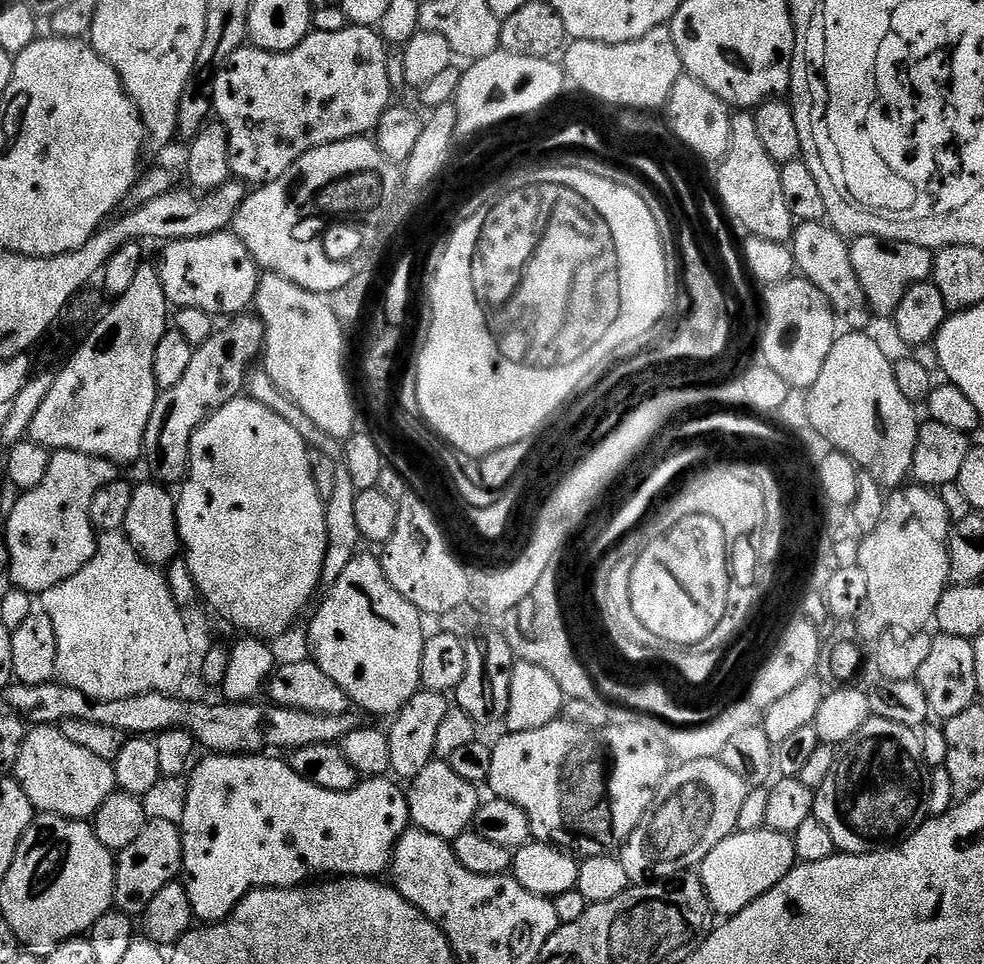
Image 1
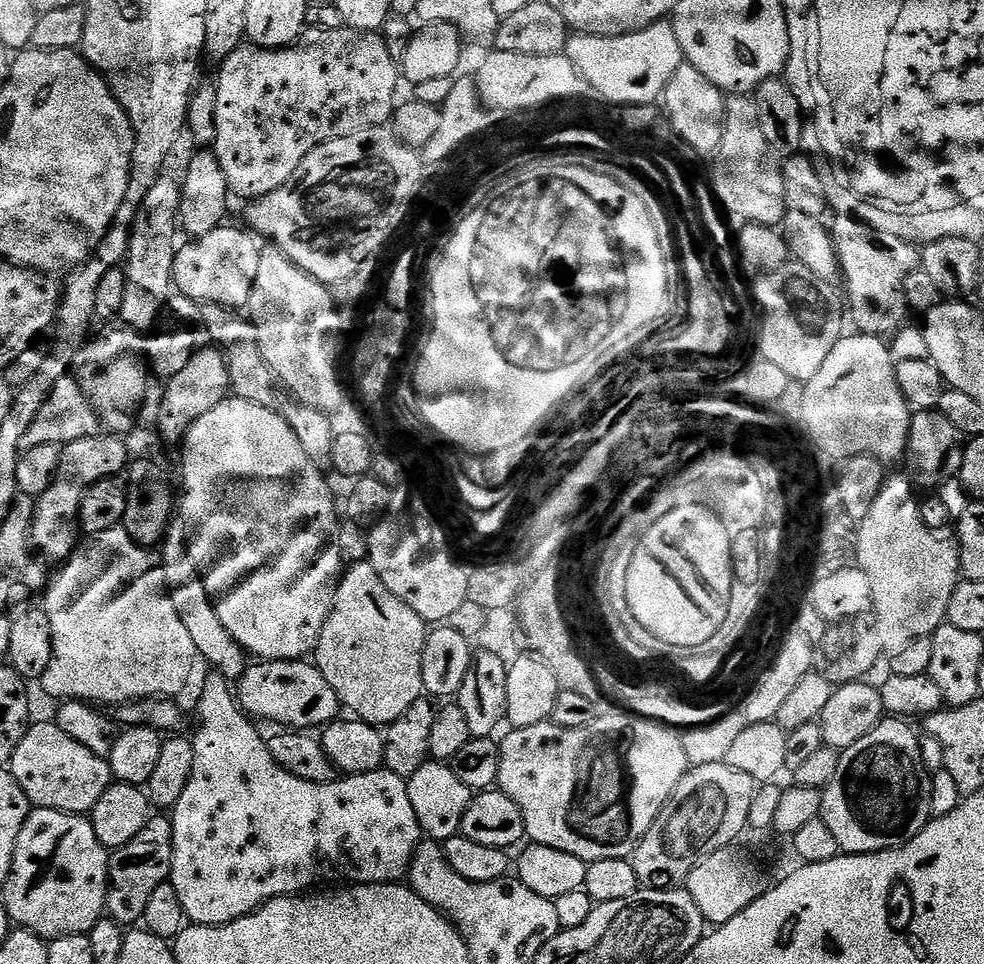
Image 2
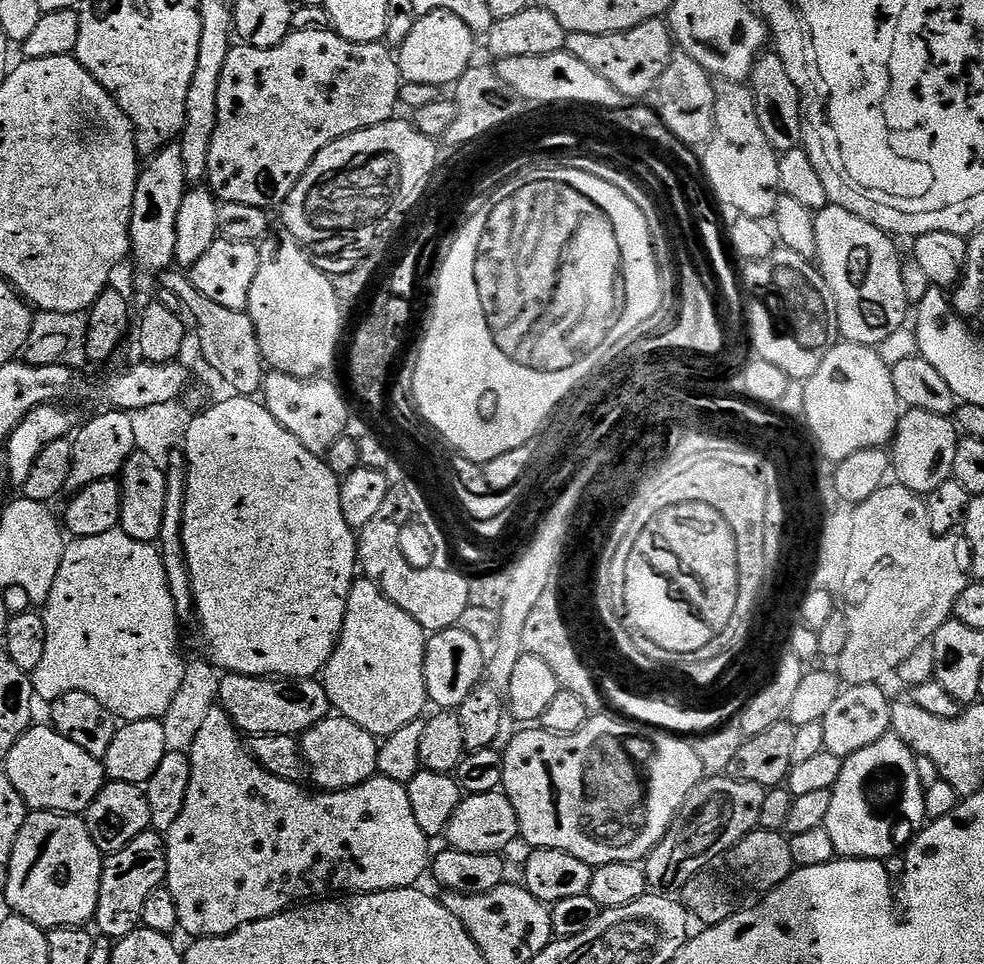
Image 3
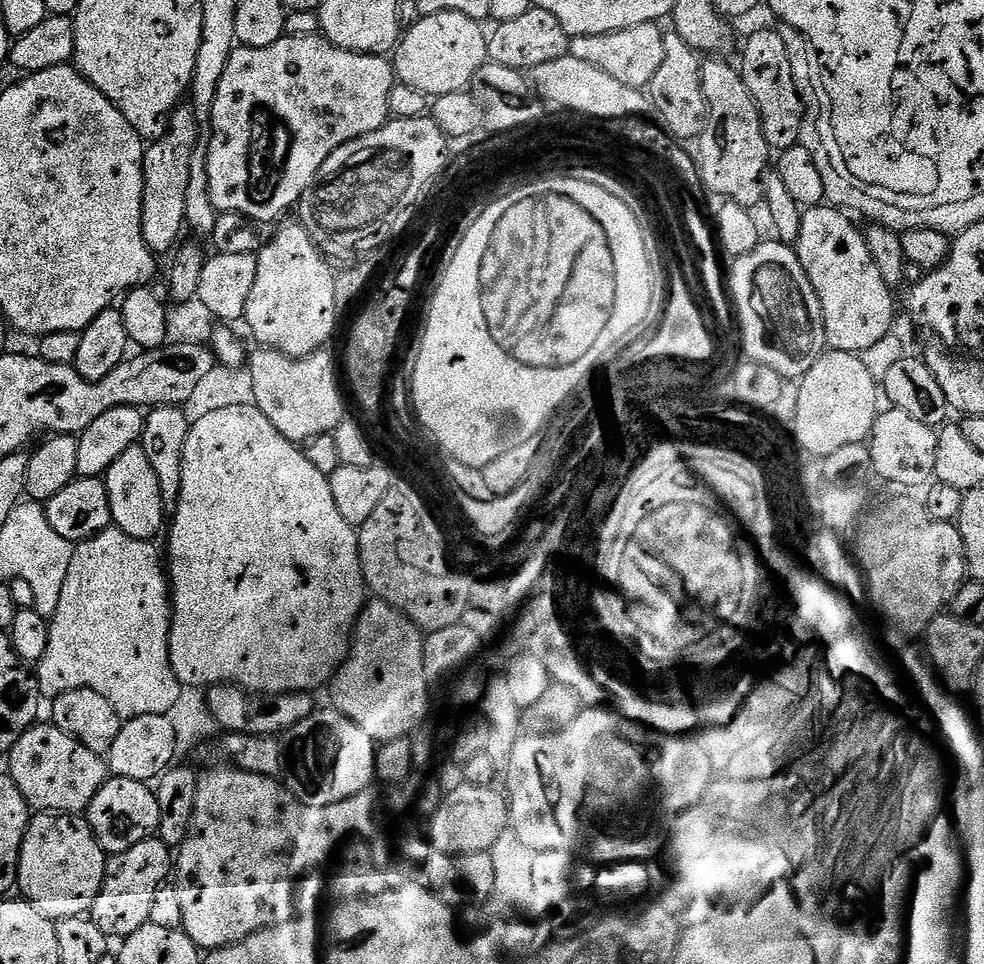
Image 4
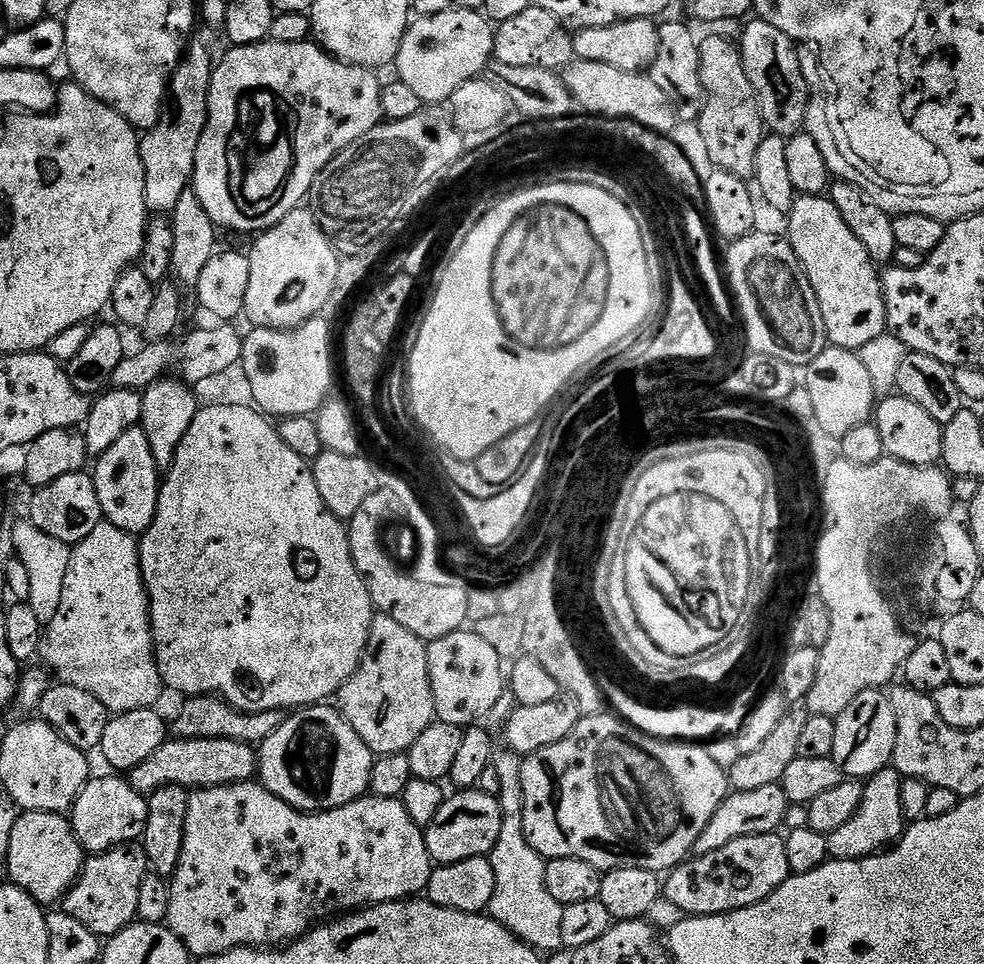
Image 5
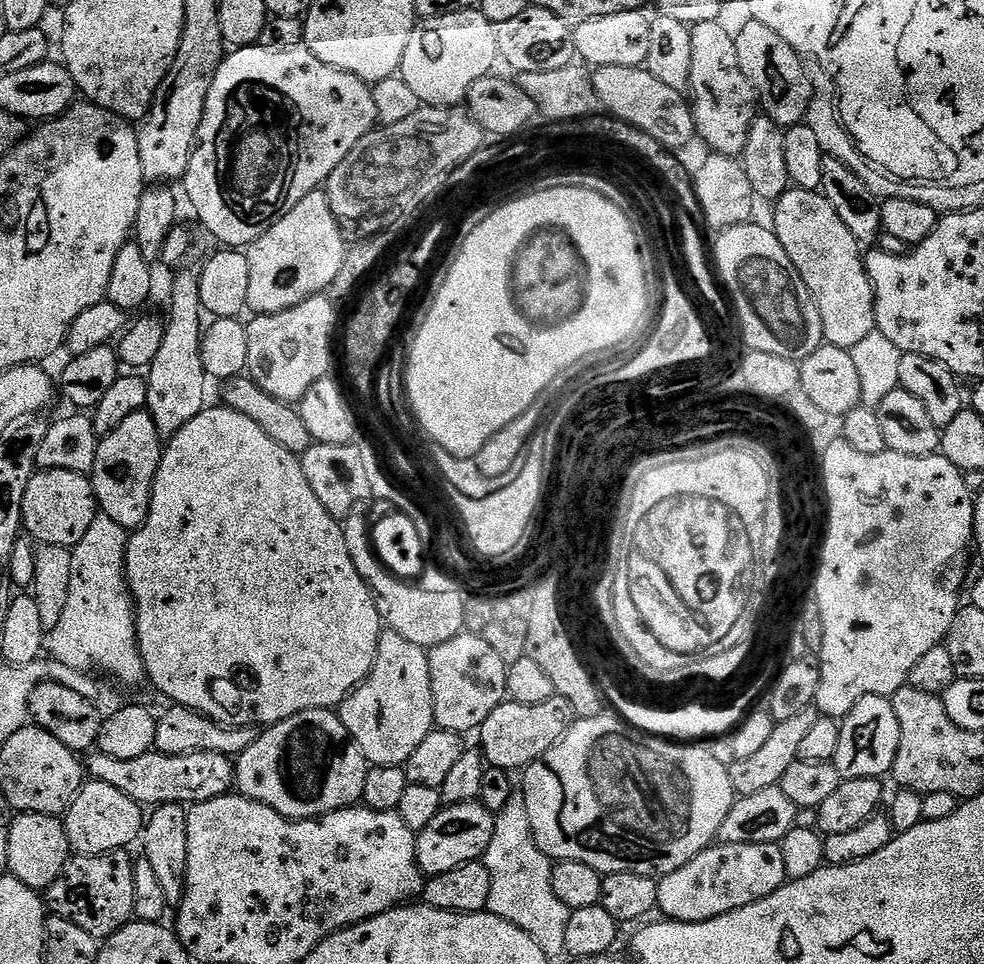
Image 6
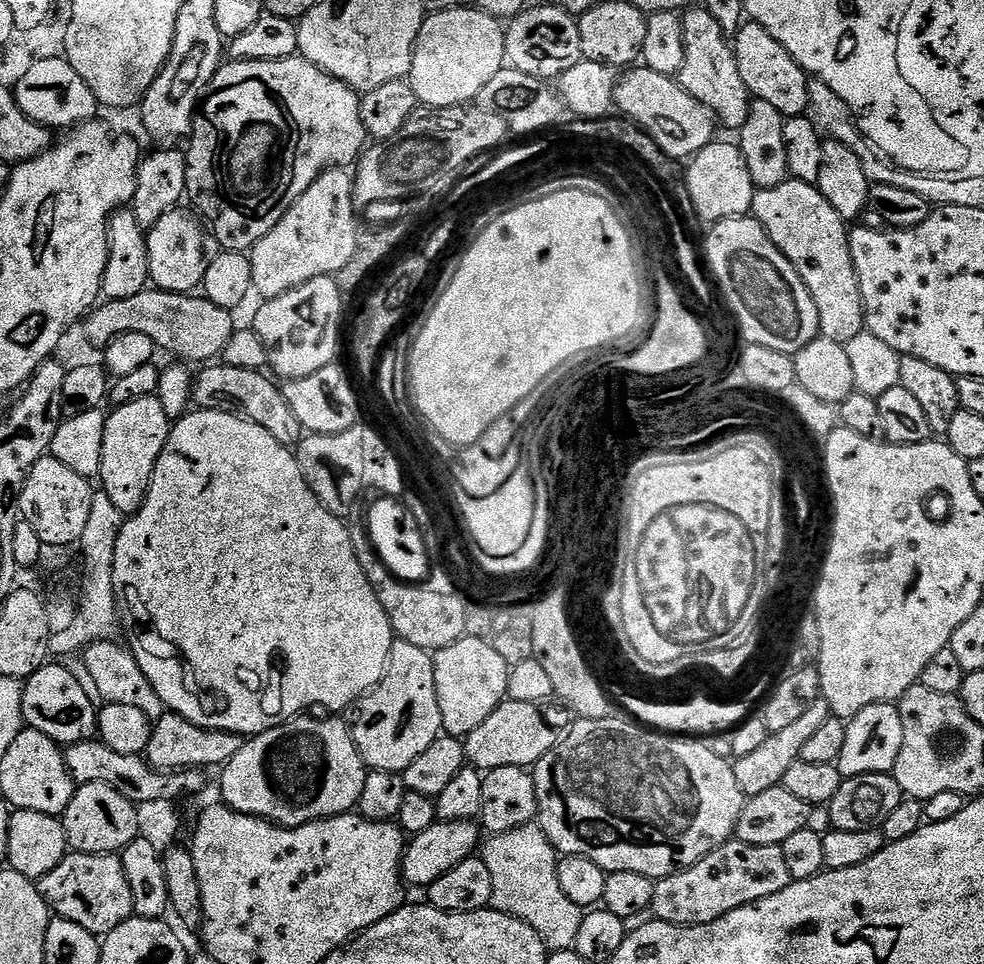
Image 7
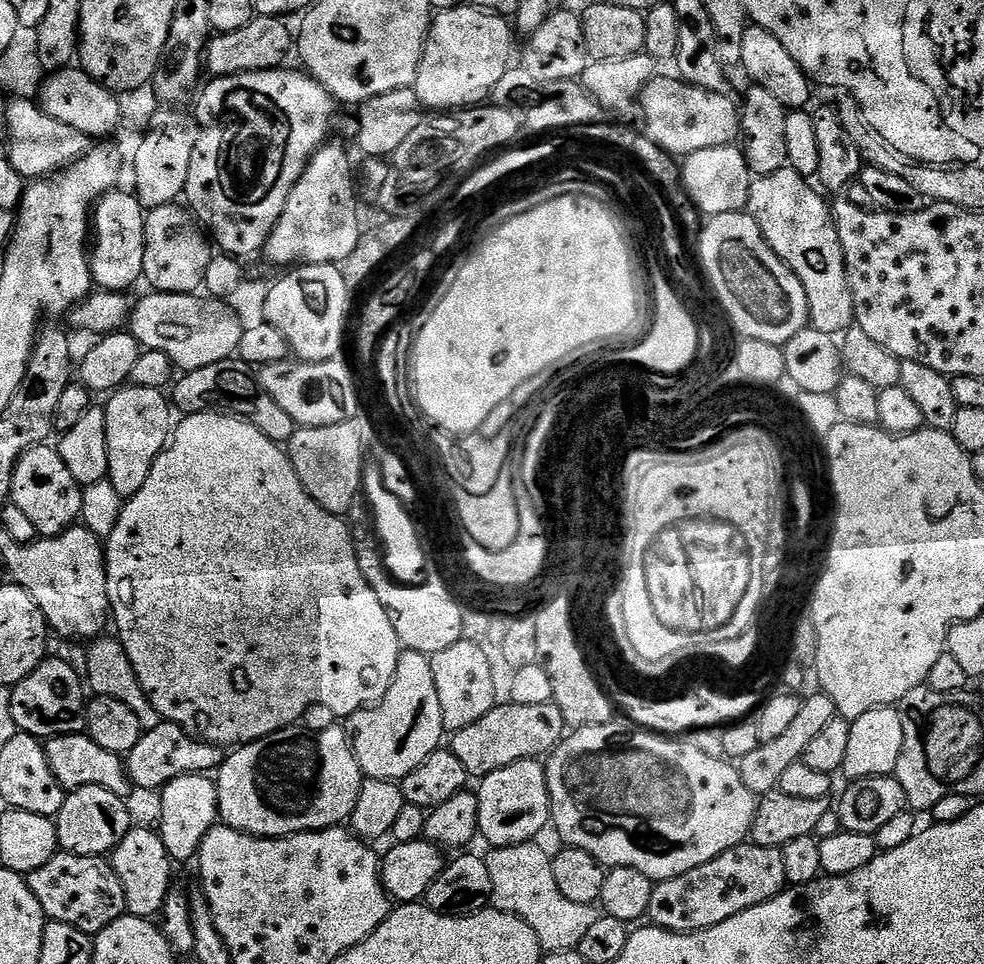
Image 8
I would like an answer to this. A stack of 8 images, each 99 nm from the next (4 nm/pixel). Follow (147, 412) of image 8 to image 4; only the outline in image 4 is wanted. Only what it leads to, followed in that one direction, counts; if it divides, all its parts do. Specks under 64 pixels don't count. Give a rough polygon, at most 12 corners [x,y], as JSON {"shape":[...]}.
{"shape":[[140,446],[102,477],[112,524],[151,541],[166,524],[157,475]]}

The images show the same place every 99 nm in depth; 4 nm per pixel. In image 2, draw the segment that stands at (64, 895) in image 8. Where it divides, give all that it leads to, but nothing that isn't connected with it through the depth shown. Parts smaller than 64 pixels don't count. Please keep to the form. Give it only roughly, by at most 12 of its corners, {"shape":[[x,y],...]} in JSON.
{"shape":[[149,819],[108,857],[106,912],[136,926],[172,874],[172,822]]}

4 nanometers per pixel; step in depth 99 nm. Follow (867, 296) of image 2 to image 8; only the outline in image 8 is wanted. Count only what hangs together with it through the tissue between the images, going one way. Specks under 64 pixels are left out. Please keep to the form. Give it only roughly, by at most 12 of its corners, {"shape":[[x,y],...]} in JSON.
{"shape":[[789,167],[746,211],[802,282],[809,325],[856,319],[829,201]]}

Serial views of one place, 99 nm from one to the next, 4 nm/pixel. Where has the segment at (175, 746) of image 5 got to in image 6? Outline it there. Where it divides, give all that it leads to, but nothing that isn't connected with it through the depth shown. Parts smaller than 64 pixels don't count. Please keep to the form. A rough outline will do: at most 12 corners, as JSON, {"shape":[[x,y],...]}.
{"shape":[[89,755],[87,775],[141,806],[229,795],[233,757]]}

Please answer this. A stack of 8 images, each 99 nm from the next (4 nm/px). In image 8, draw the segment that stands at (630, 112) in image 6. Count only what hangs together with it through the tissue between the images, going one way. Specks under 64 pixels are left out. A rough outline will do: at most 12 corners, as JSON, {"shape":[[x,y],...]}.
{"shape":[[656,75],[647,136],[677,158],[735,145],[737,101]]}

